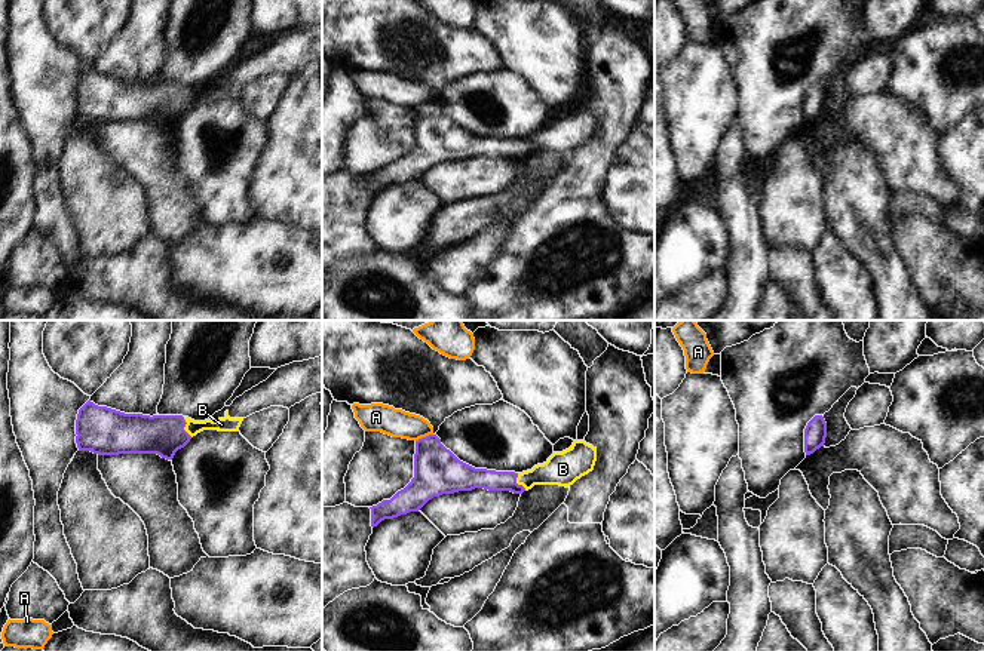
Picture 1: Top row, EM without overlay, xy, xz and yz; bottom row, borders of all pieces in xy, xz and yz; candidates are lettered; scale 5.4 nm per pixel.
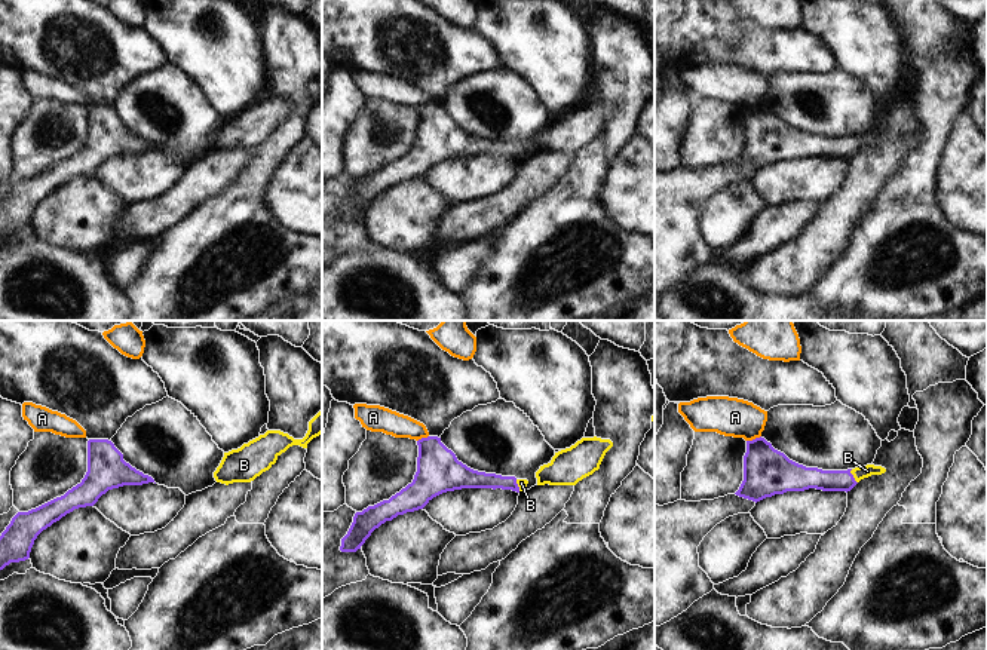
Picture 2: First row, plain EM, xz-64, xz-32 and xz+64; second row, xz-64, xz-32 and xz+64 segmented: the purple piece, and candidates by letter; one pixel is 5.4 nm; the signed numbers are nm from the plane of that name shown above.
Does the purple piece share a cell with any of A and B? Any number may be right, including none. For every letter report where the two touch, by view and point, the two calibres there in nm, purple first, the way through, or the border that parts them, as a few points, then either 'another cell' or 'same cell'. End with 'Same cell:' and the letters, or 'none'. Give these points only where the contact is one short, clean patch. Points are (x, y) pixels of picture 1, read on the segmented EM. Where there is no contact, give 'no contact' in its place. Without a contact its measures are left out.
A: meets purple in xz at (423, 438); 260 nm thick on the purple side, 160 nm on the other; another cell
B: meets purple in xy at (184, 426); 220 nm thick on the purple side, 80 nm on the other; runs through xy (164, 435), (184, 426), (221, 424); same cell
Same cell: B

